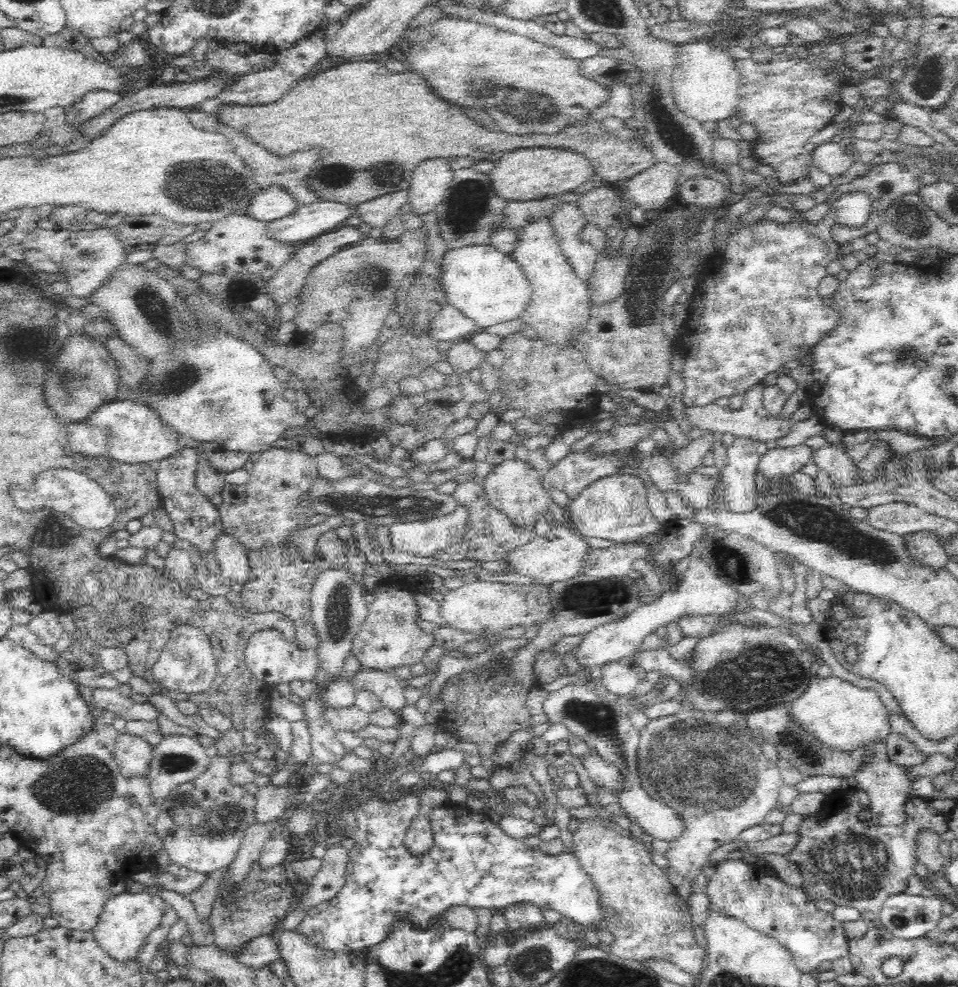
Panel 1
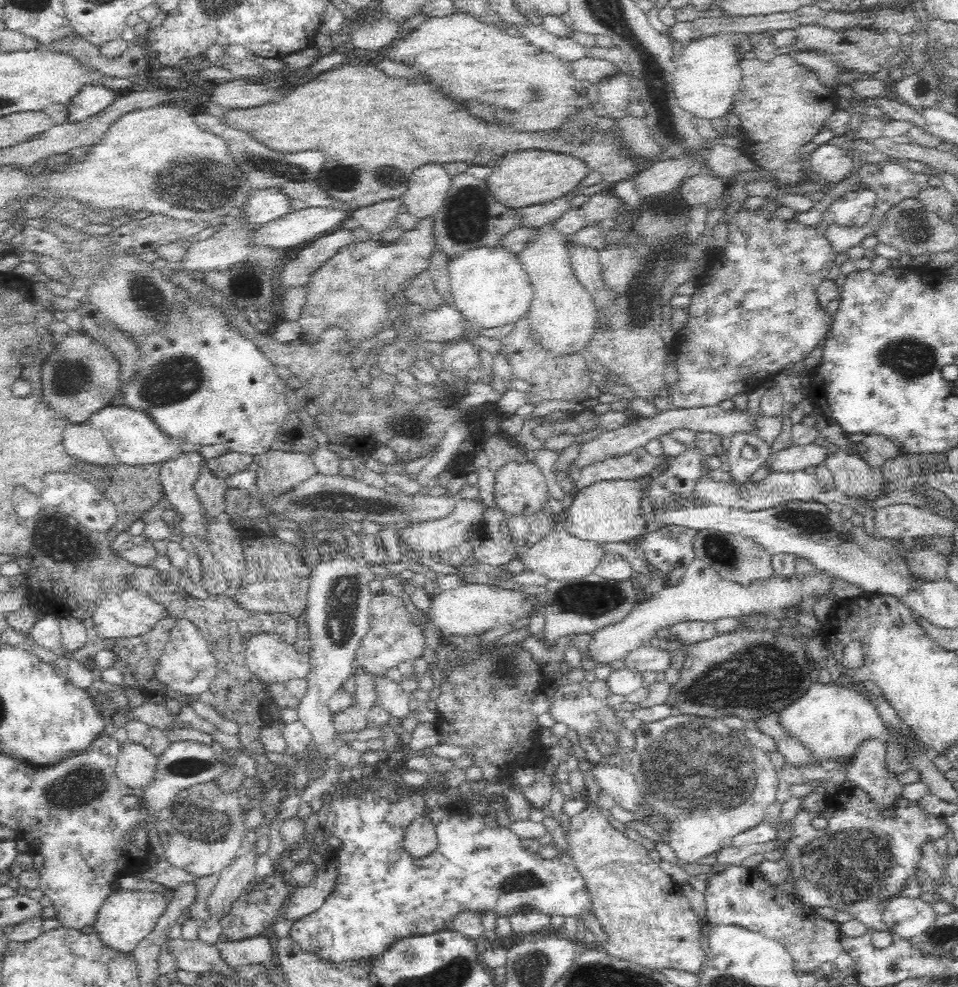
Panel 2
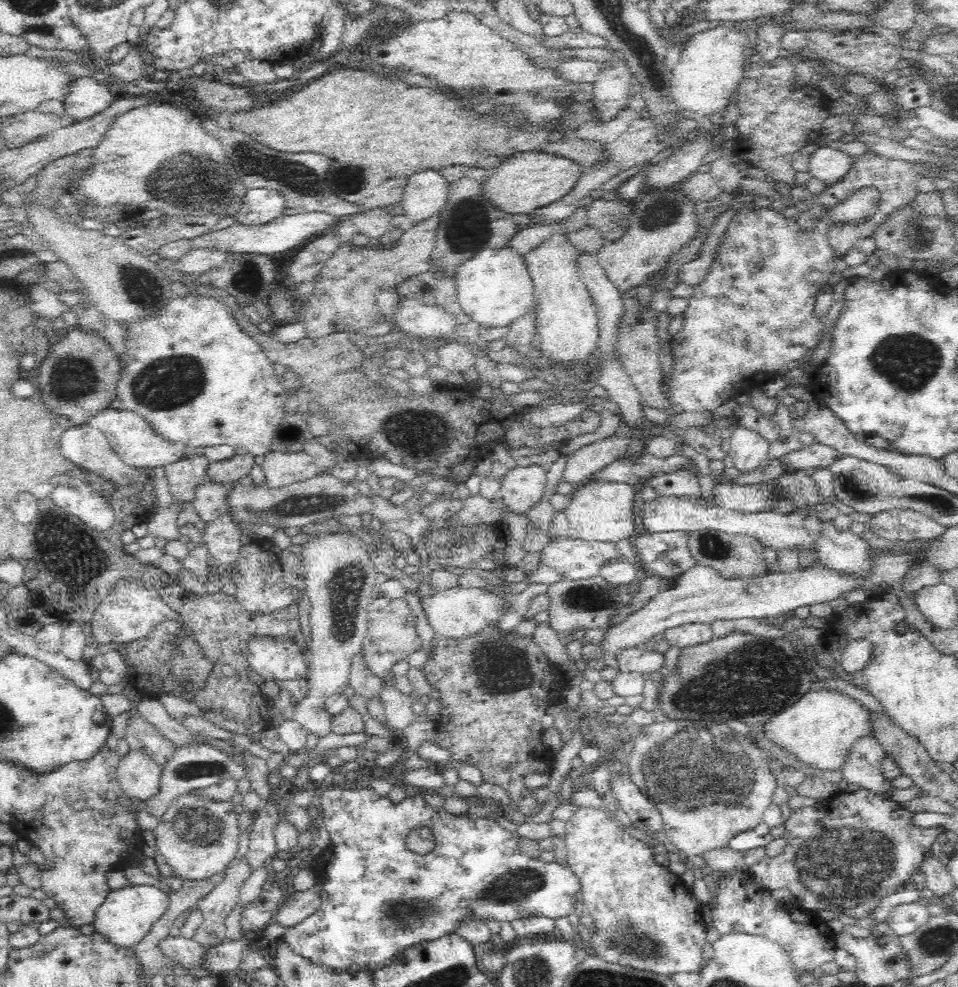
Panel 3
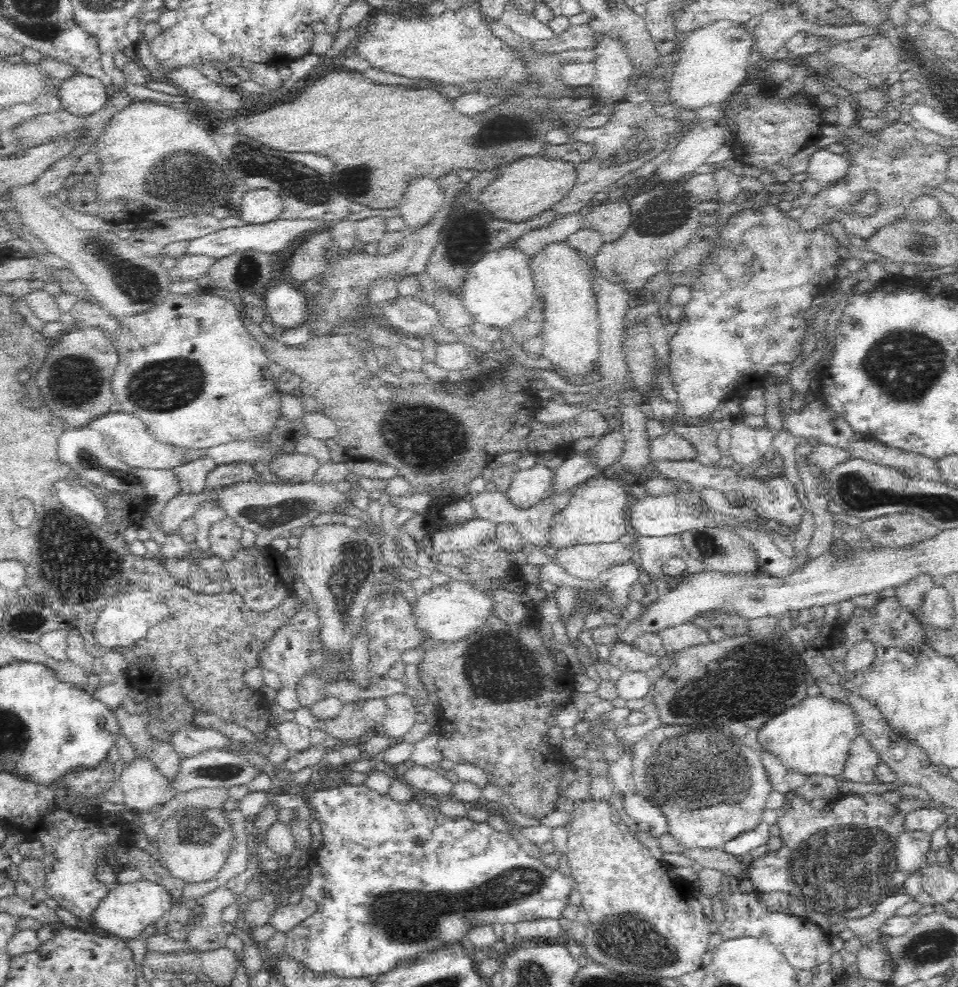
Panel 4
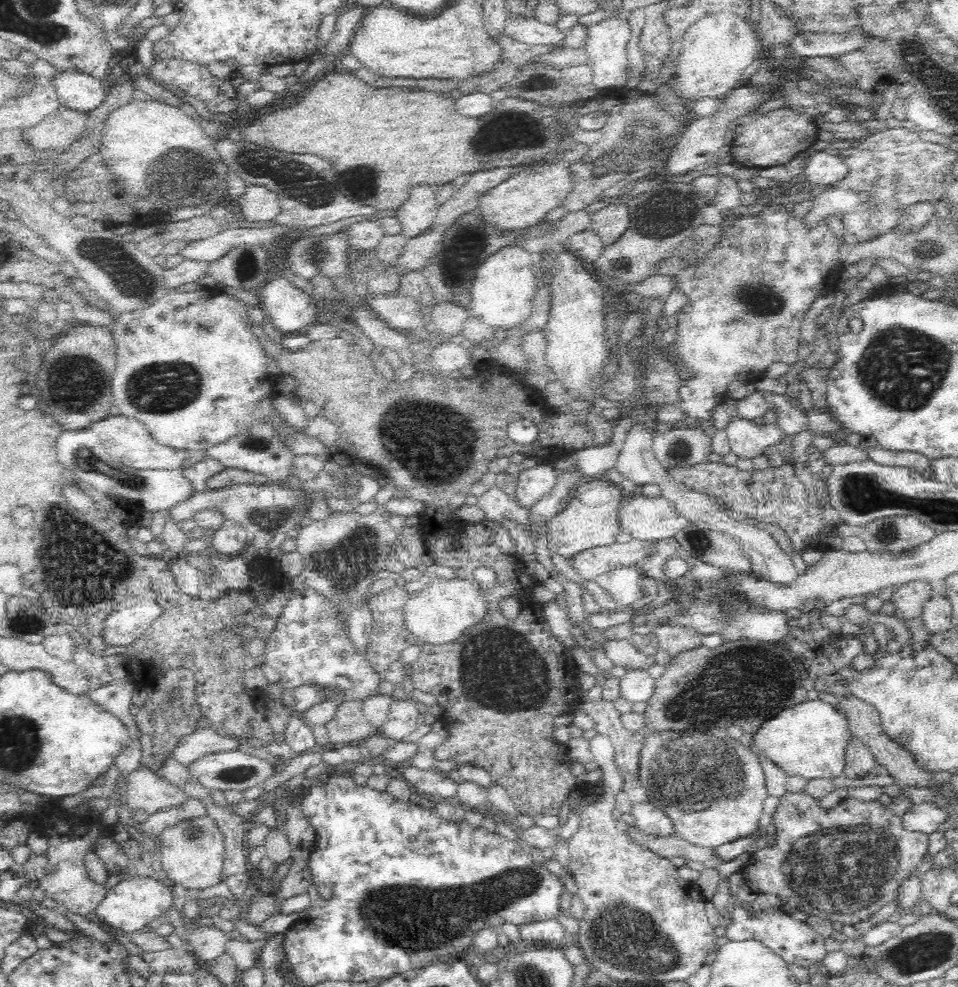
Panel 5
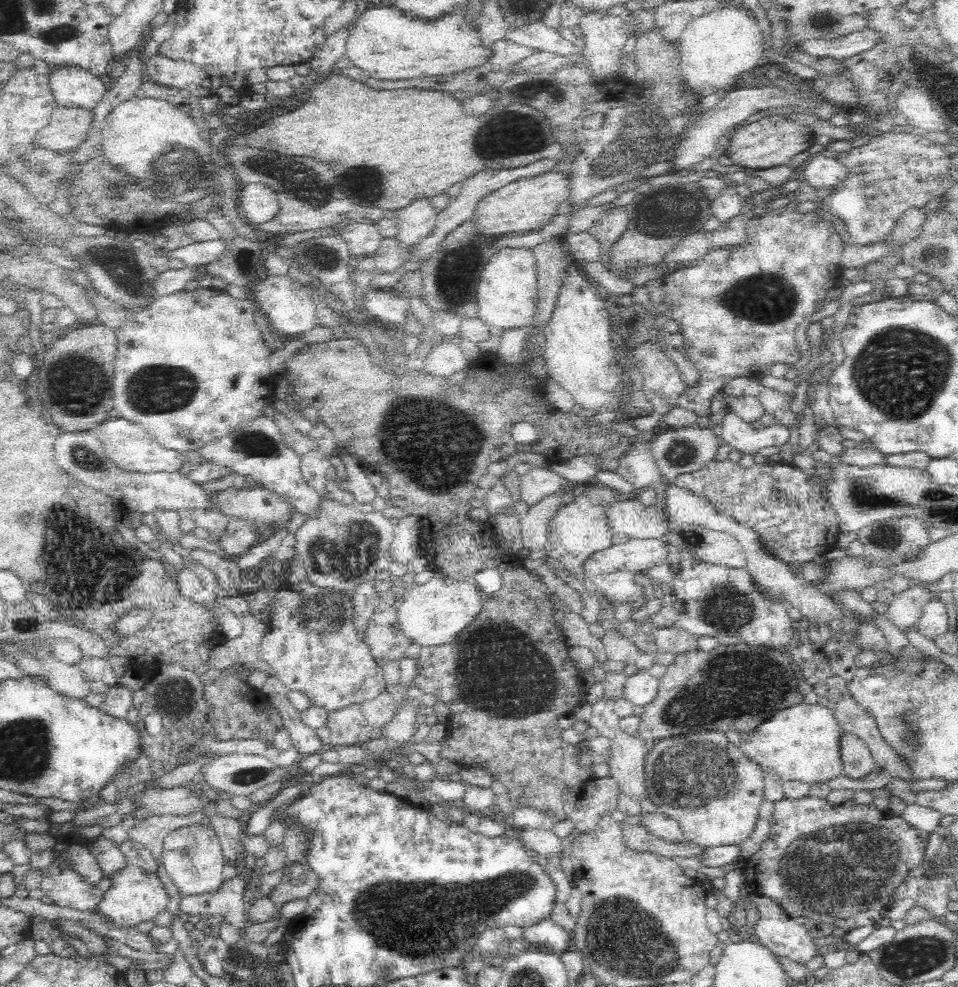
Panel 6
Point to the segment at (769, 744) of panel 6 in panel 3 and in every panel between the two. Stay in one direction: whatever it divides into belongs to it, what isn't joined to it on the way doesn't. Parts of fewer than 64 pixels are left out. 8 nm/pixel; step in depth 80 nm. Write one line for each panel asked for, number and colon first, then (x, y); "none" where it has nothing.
3: (819, 730)
4: (813, 737)
5: (809, 740)

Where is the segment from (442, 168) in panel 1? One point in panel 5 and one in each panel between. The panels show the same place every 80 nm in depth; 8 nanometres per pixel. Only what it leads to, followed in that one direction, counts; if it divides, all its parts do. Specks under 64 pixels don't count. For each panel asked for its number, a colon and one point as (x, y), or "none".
2: (428, 185)
3: (426, 194)
4: (424, 197)
5: (419, 213)

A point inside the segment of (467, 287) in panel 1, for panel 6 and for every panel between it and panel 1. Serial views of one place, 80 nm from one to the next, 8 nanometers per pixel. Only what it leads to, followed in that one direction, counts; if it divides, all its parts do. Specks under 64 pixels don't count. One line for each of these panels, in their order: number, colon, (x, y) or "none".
2: (489, 284)
3: (495, 288)
4: (499, 290)
5: (504, 289)
6: (507, 293)

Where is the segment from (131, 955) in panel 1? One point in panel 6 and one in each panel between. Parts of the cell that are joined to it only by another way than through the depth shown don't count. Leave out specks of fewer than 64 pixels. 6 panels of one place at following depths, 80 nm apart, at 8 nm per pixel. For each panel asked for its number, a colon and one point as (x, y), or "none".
2: (124, 919)
3: (125, 917)
4: (127, 909)
5: (136, 900)
6: (136, 895)

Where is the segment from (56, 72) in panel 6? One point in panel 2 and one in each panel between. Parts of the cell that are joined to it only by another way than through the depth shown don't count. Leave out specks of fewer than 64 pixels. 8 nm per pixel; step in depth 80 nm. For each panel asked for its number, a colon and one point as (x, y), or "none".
2: (92, 98)
3: (85, 96)
4: (82, 95)
5: (79, 91)

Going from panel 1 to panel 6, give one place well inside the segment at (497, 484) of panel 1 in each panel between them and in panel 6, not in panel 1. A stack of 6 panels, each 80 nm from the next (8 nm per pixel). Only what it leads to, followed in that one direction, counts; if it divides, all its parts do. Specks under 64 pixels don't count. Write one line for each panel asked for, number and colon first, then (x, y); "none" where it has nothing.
2: (520, 488)
3: (524, 486)
4: (529, 487)
5: (535, 482)
6: (537, 483)

